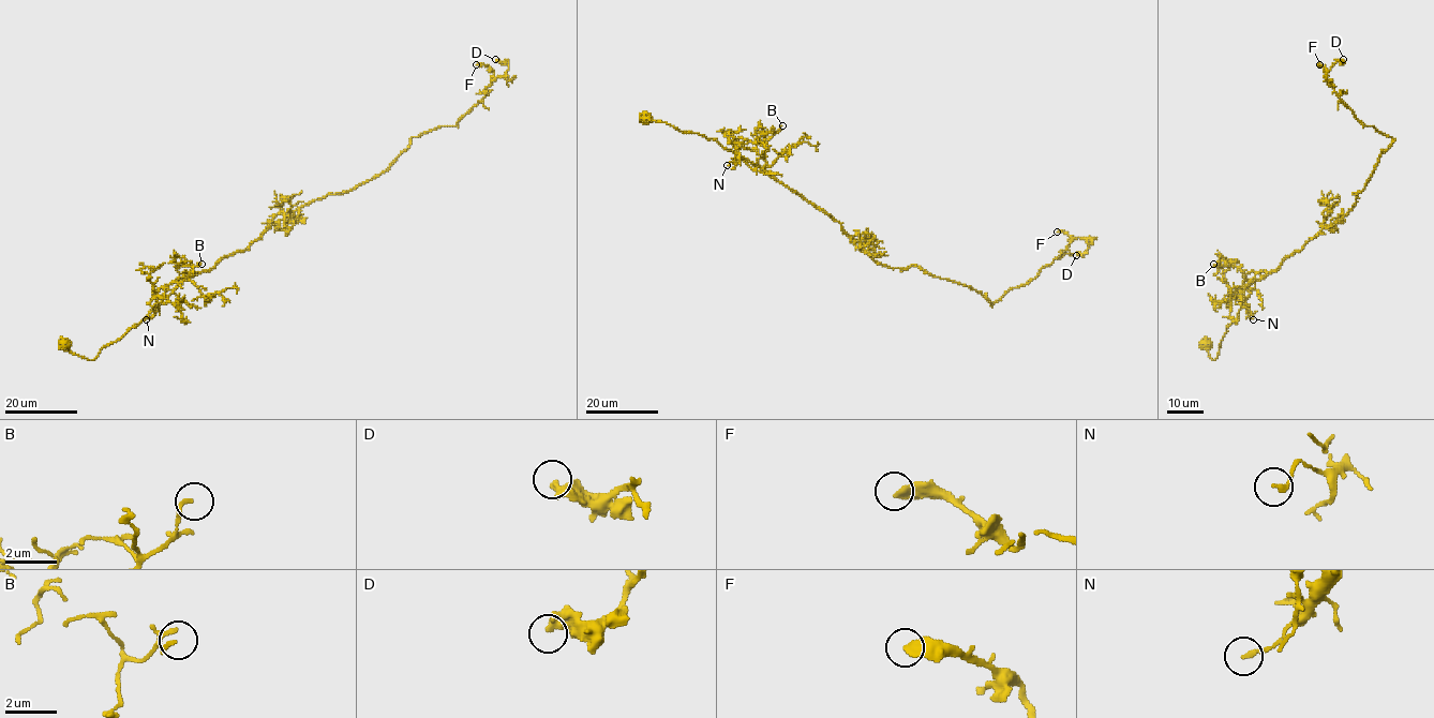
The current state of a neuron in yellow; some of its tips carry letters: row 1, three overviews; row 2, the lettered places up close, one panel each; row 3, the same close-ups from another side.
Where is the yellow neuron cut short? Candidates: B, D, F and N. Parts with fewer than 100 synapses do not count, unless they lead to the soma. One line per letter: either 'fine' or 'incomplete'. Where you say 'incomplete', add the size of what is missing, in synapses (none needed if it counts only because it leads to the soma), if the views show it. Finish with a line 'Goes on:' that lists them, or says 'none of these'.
B: fine
D: fine
F: fine
N: fine
Goes on: none of these

